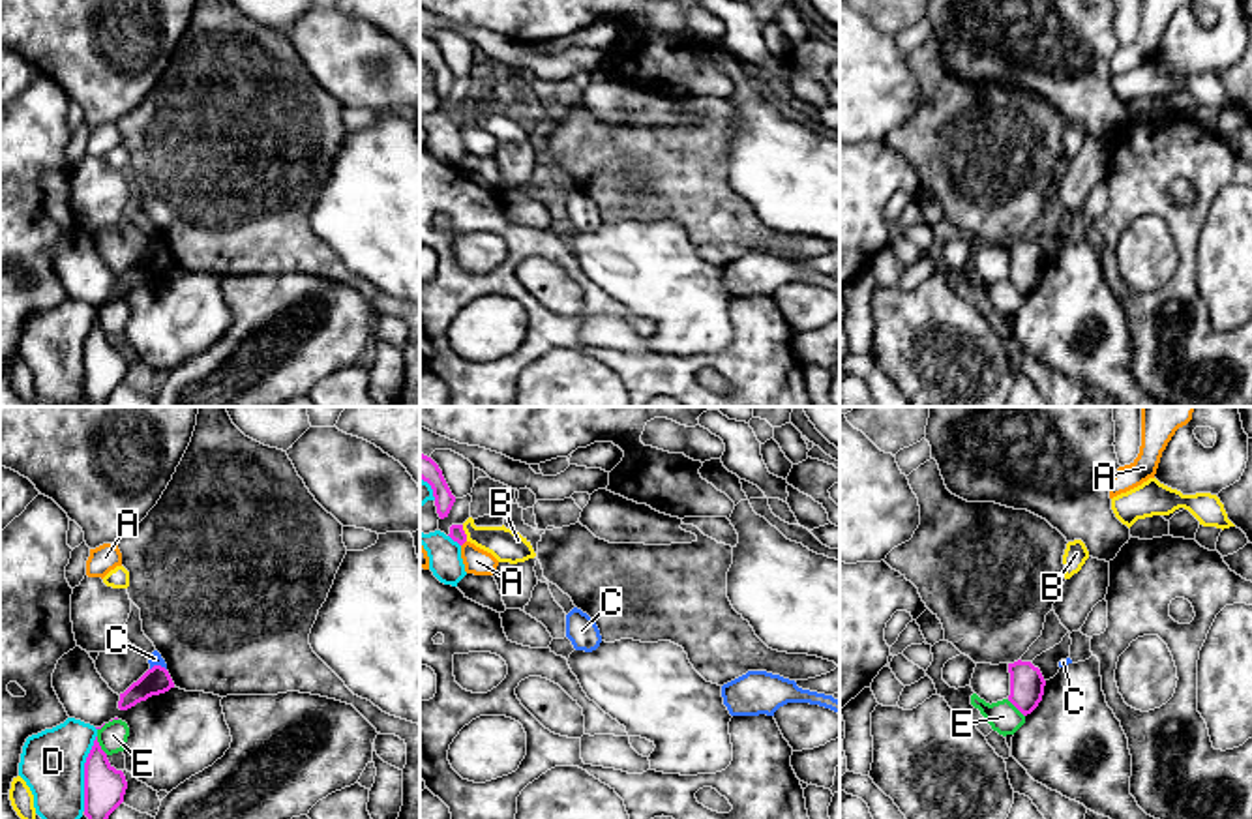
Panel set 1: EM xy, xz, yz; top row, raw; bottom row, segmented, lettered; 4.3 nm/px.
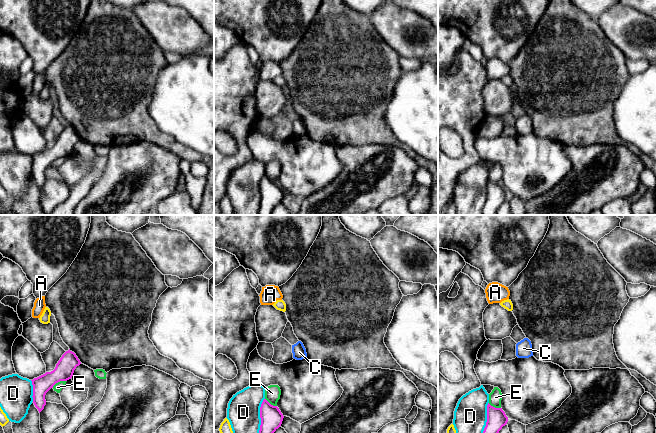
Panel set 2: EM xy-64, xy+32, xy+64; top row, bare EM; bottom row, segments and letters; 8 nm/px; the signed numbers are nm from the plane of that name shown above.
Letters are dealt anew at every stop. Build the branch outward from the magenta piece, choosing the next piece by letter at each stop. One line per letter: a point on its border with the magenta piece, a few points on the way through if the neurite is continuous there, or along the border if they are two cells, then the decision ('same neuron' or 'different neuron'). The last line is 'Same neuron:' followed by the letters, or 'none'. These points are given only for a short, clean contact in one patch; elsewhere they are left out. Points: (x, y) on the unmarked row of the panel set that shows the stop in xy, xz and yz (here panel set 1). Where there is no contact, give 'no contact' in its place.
A: xz (463, 122) | along xz (465, 120), (462, 126) | different neuron
B: xz (463, 113) | different neuron
C: xy (158, 246) | along xy (165, 248), (154, 246), (150, 250) | different neuron
D: xy (85, 353) | different neuron
E: xy (100, 327) | along xy (96, 317), (107, 334) | different neuron
Same neuron: none

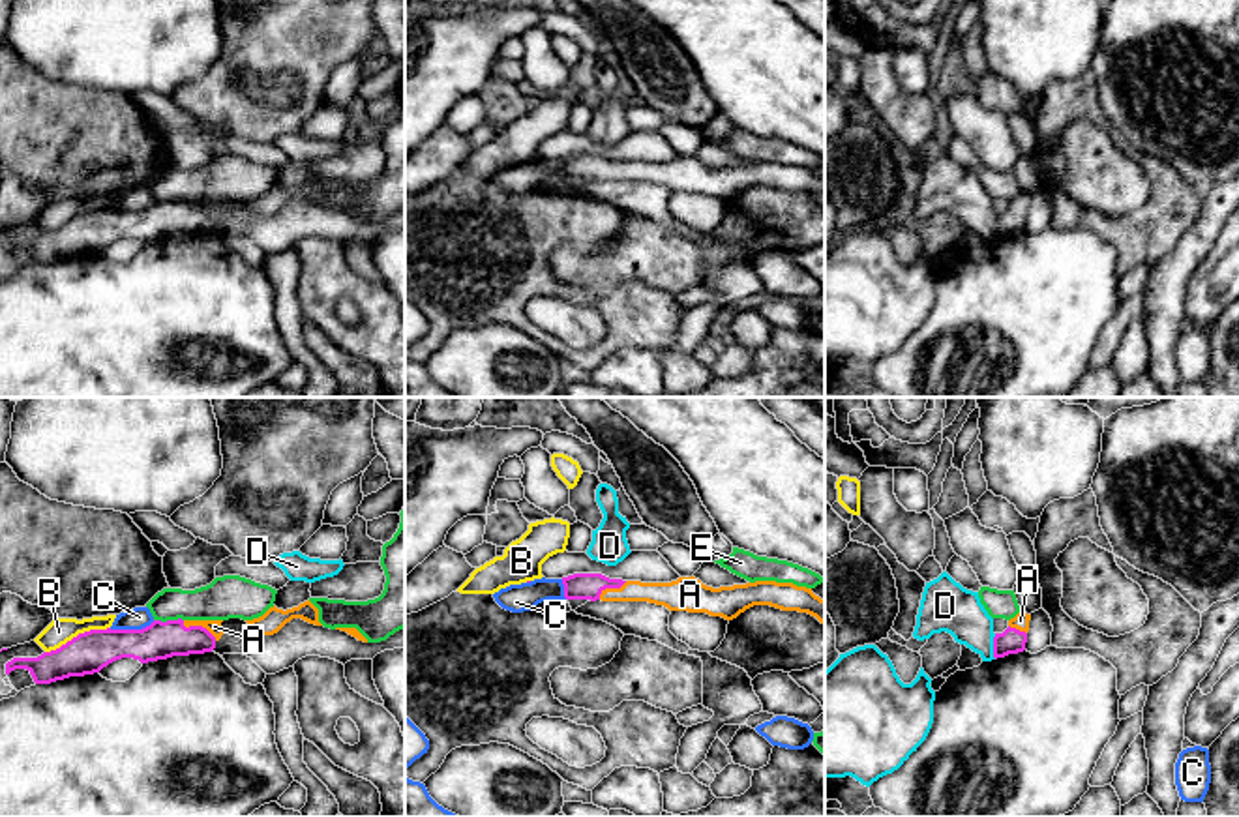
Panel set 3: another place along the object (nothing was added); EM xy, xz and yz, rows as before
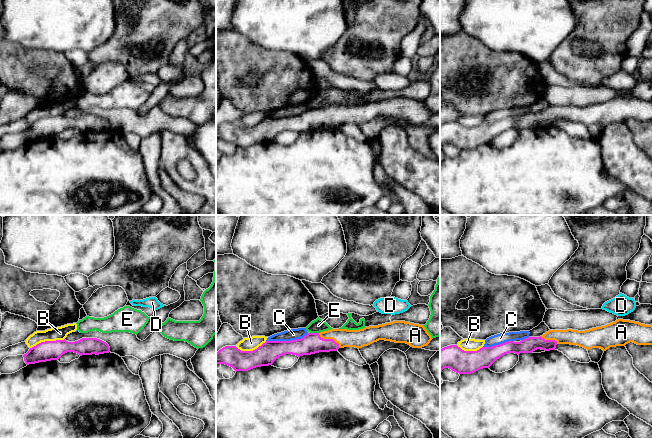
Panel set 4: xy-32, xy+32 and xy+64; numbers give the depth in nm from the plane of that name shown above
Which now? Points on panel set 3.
A: xy (199, 207) | across xy (160, 220), (188, 218), (199, 207), (214, 207) | same neuron
B: xy (79, 214) | different neuron
C: xy (132, 210) | different neuron
D: yz (994, 227) | across yz (1011, 222), (994, 227), (951, 188) | same neuron
E: xy (169, 201) | along xy (154, 199), (182, 201) | different neuron
Same neuron: A, D

